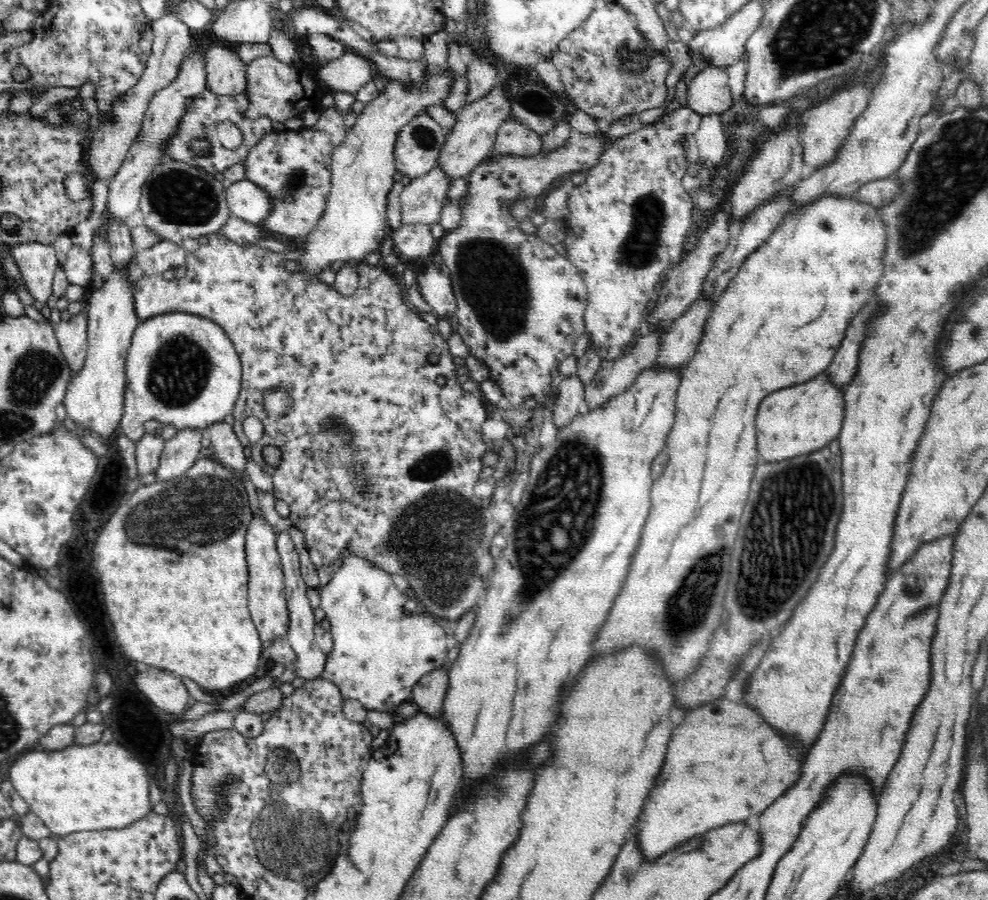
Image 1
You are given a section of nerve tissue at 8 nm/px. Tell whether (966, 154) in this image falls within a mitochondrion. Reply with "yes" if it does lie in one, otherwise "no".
yes

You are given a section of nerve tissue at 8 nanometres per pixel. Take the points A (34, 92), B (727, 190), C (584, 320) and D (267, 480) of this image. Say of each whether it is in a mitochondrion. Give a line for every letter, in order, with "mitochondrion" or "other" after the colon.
A: other
B: other
C: other
D: other

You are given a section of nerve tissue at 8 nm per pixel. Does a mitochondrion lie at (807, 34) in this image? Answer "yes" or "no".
yes

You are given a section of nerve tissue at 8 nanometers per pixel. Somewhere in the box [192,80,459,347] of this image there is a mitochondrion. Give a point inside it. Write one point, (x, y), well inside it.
(296, 182)

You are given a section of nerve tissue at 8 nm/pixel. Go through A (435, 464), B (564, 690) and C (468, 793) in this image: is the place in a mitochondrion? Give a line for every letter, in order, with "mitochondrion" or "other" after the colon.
A: mitochondrion
B: other
C: other

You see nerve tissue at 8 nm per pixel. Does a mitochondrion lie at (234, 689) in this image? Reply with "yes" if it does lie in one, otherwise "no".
no

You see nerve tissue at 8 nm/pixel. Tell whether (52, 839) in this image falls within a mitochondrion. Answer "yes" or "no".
no

